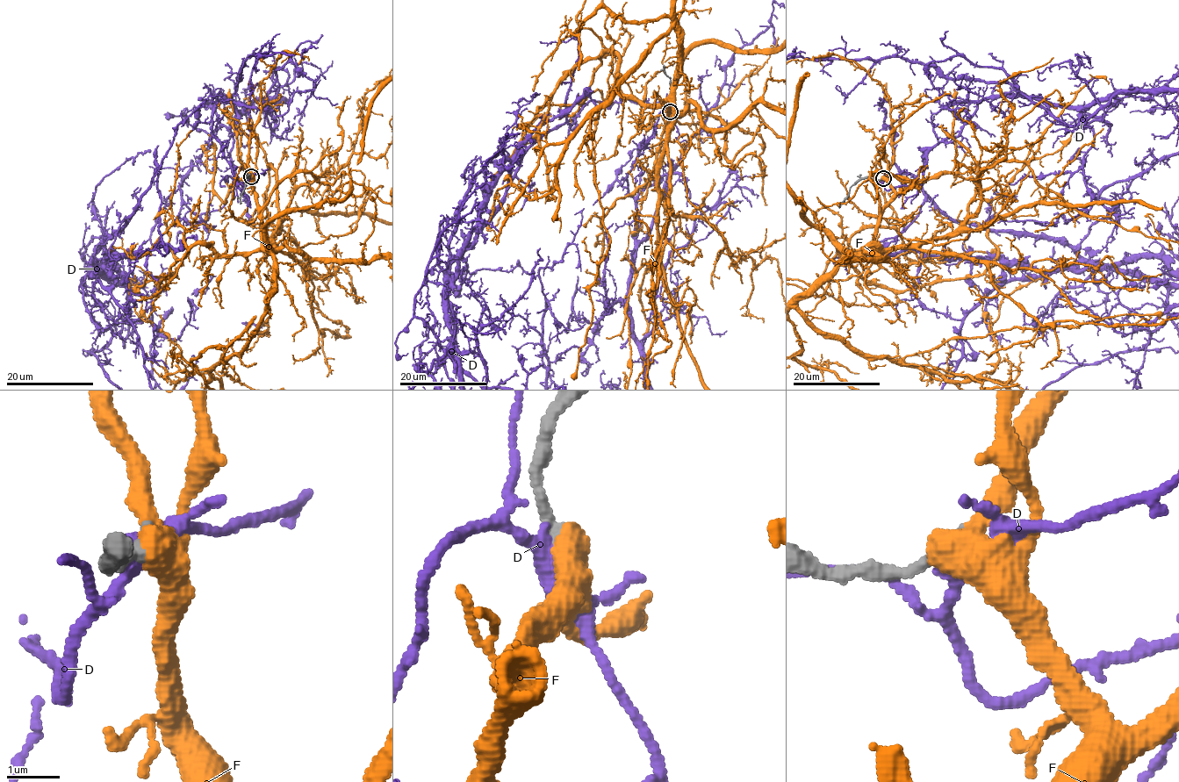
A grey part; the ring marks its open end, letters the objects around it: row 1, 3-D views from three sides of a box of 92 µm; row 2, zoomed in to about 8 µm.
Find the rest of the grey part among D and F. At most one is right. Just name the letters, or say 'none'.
F

